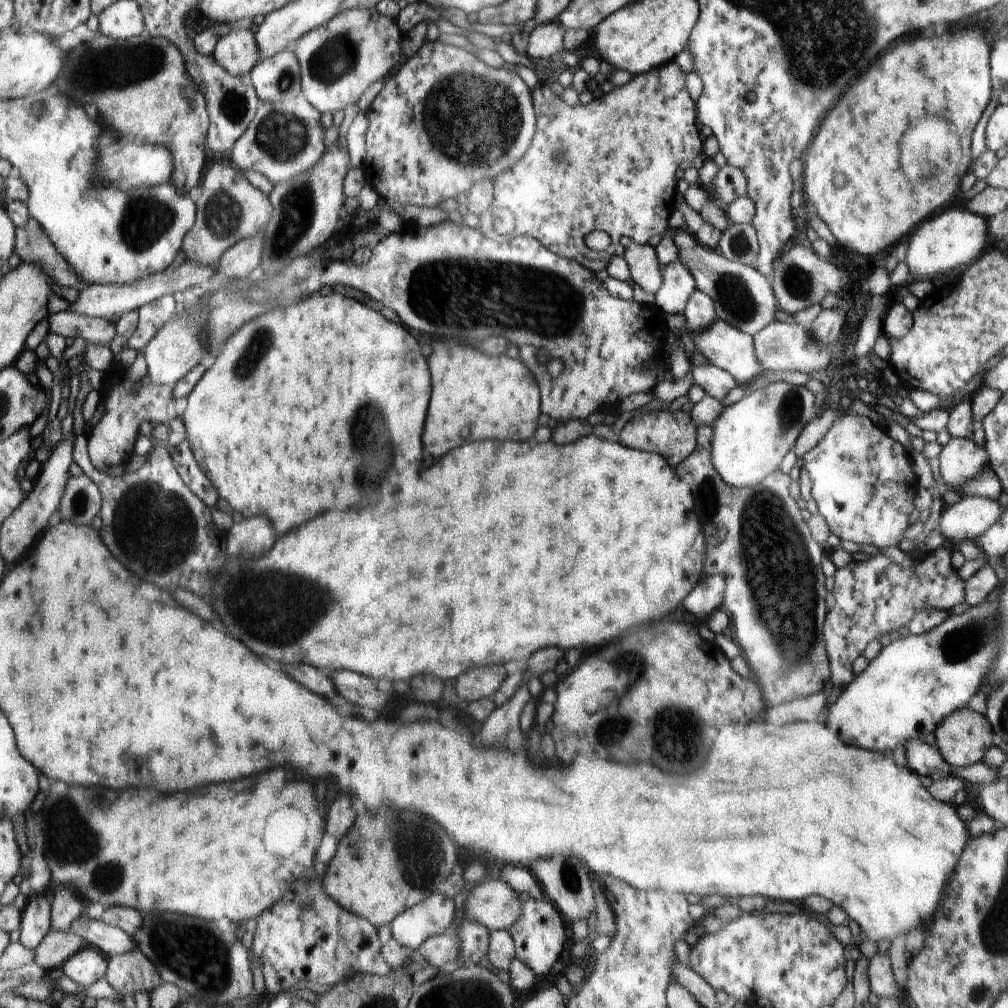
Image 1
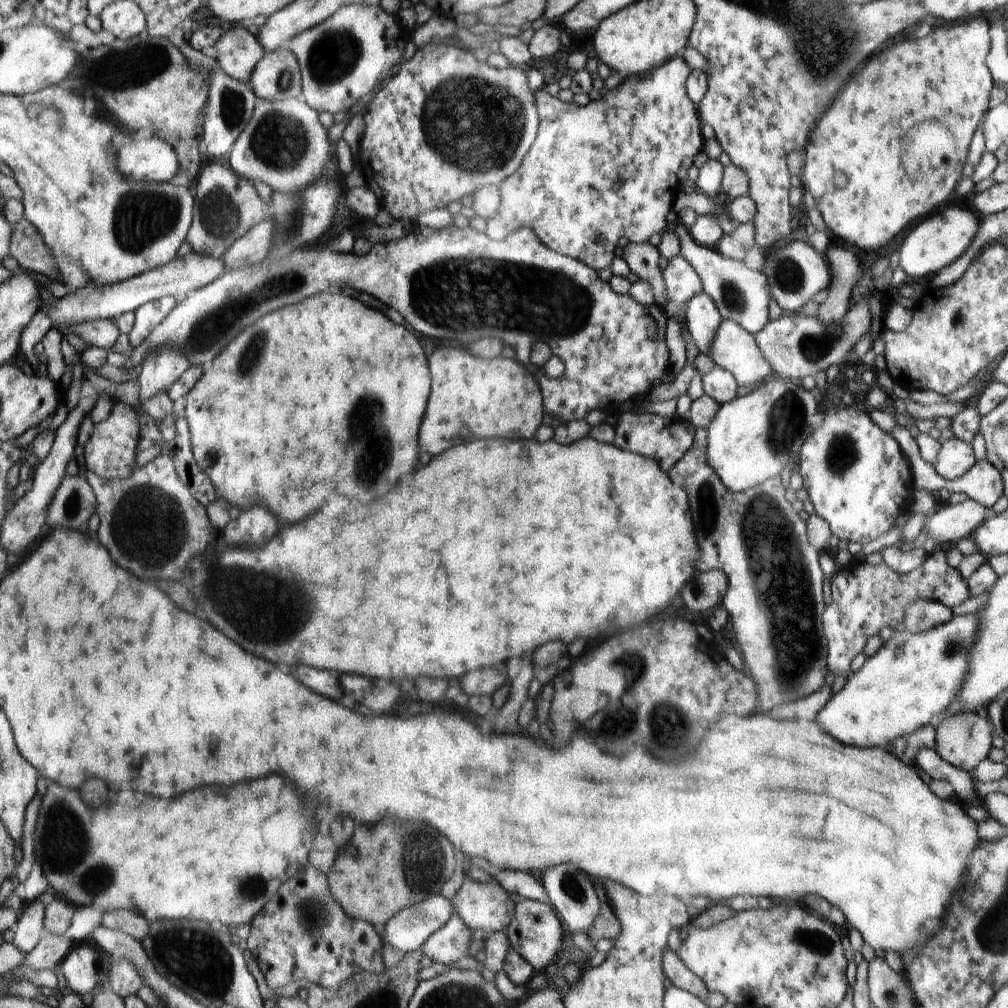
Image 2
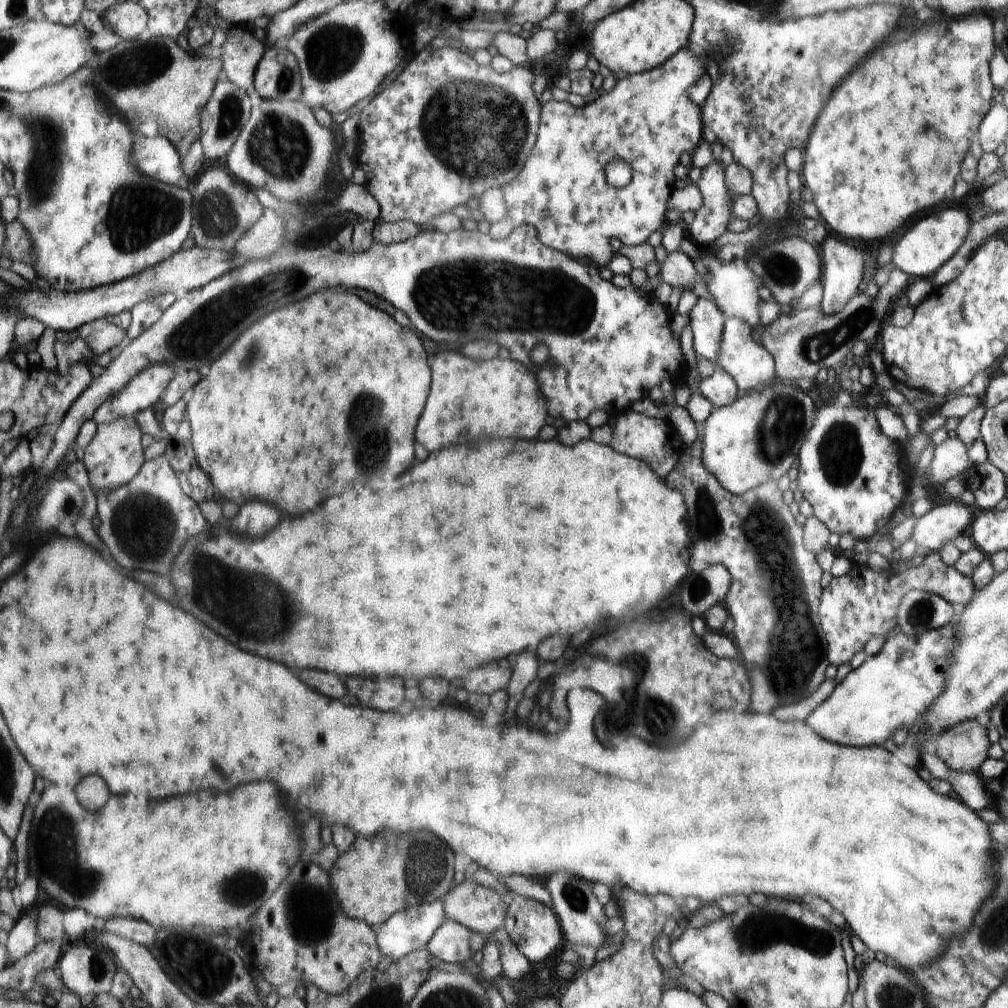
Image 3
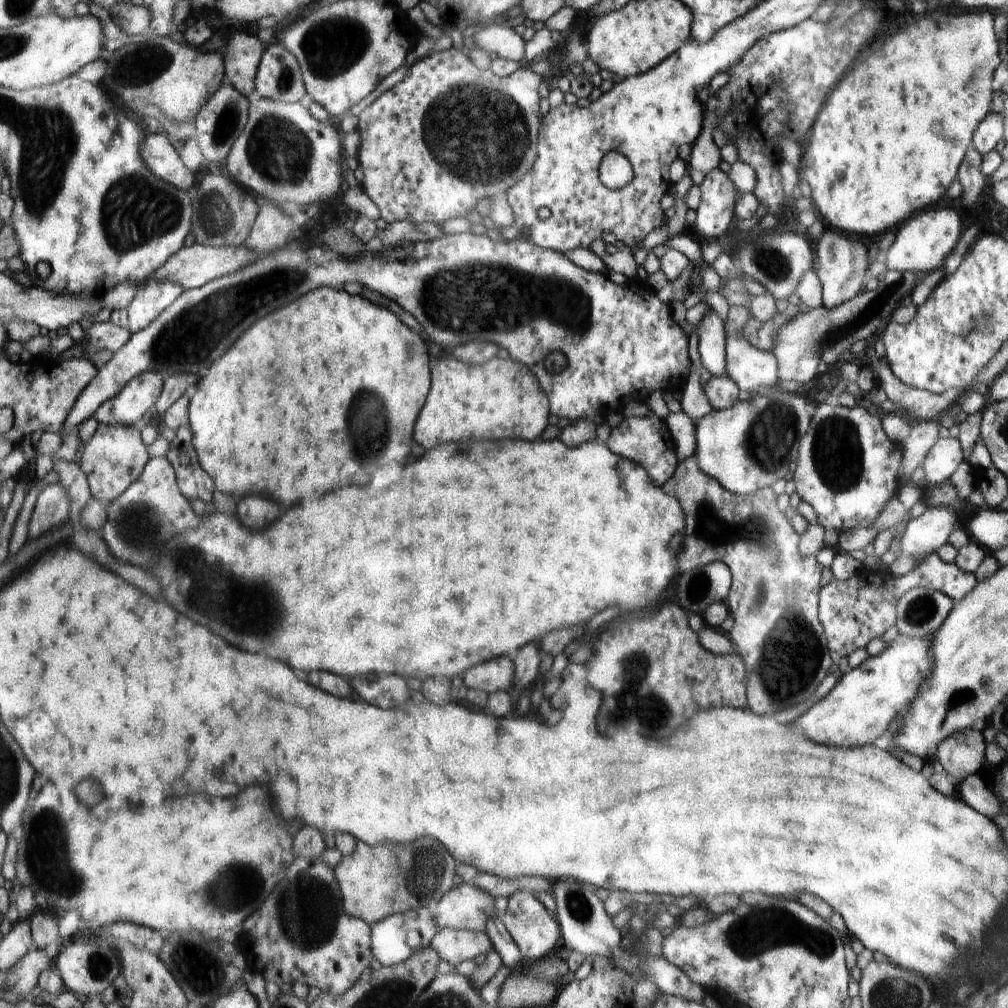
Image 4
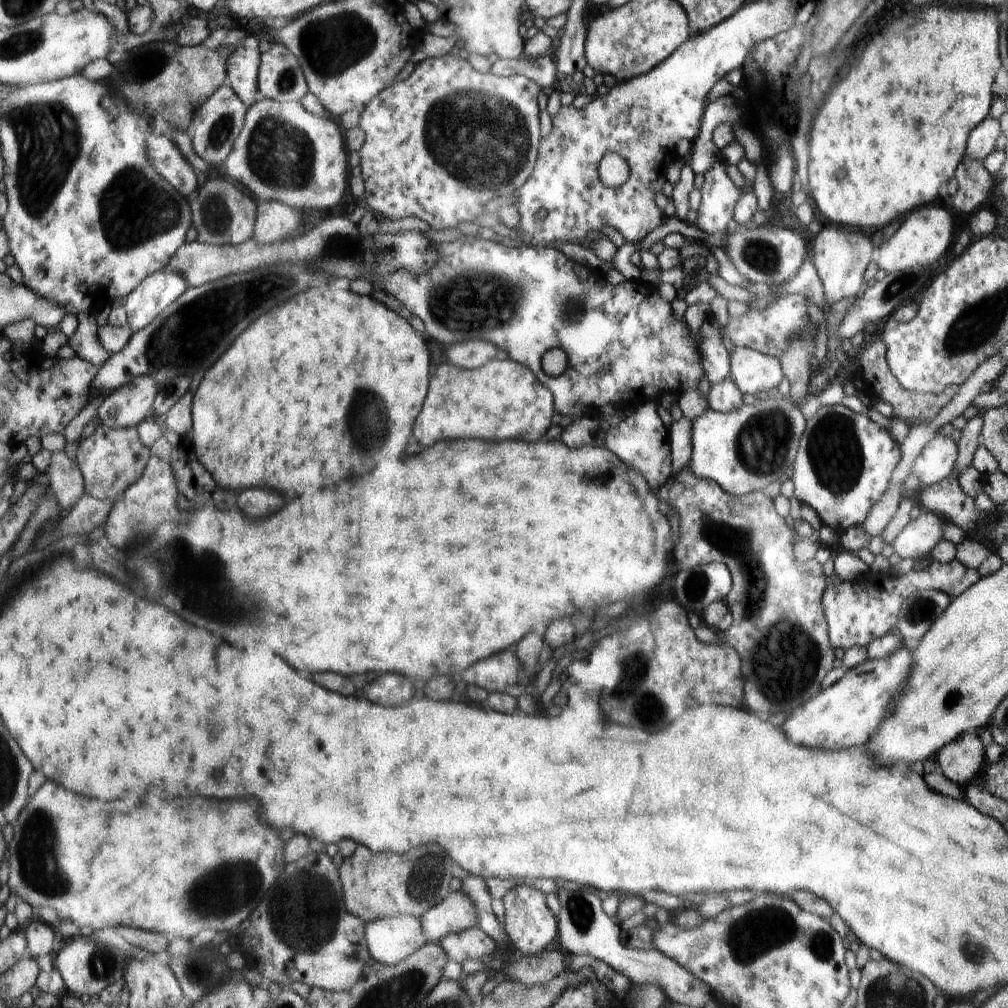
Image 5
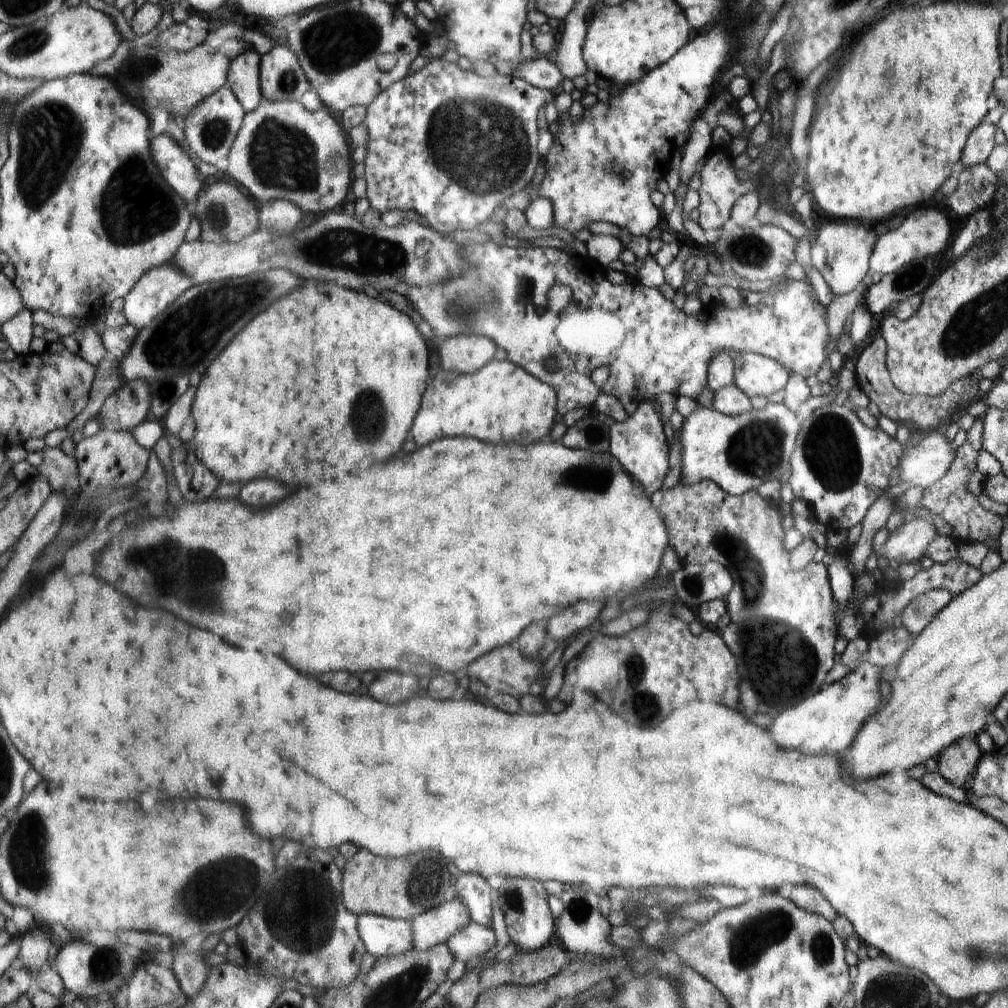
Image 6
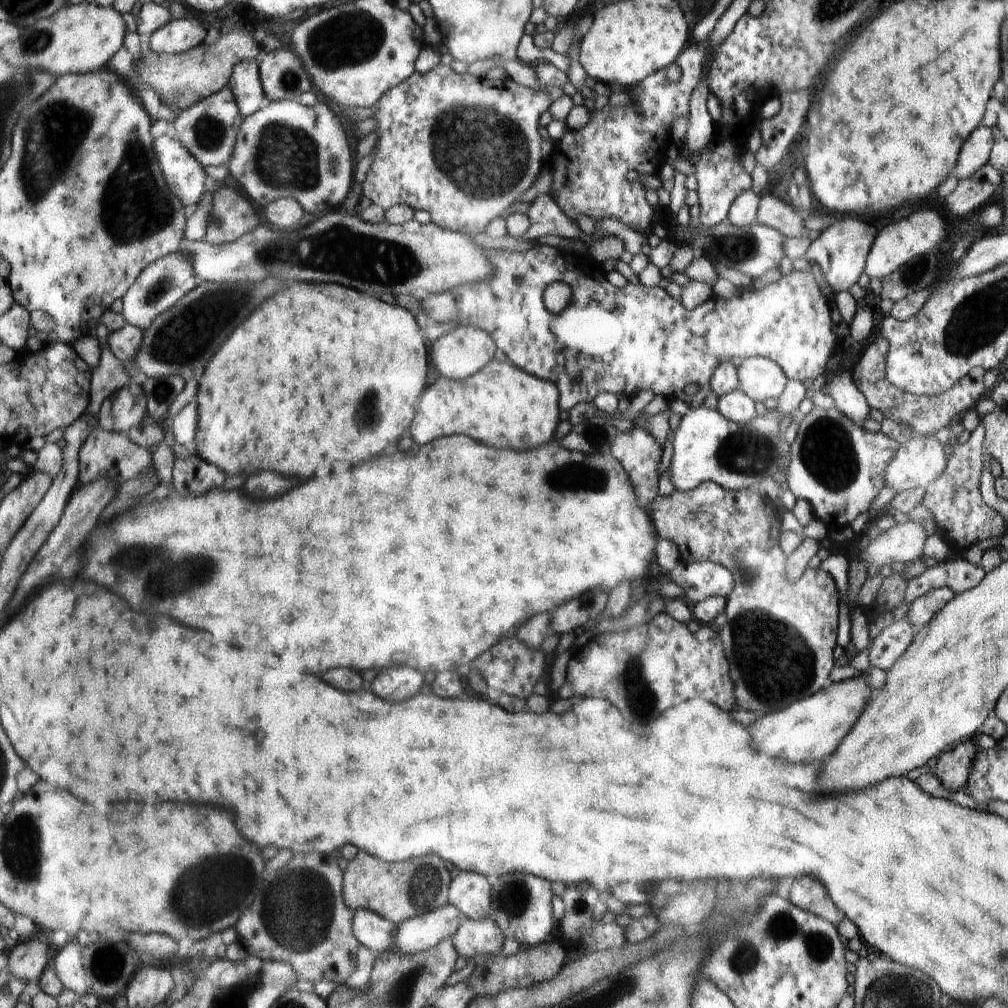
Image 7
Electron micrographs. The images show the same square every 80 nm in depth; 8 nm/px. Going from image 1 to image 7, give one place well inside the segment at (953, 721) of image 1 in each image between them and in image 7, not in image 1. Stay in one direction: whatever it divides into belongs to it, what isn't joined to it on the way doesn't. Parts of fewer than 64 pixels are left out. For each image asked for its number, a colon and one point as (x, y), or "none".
2: (964, 739)
3: (964, 747)
4: (962, 754)
5: (961, 761)
6: (956, 763)
7: (953, 767)

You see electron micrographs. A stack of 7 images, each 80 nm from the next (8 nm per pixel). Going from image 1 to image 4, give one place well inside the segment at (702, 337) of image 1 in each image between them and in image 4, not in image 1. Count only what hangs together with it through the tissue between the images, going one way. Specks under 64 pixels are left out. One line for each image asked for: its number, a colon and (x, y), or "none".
2: (733, 348)
3: (752, 367)
4: (753, 370)

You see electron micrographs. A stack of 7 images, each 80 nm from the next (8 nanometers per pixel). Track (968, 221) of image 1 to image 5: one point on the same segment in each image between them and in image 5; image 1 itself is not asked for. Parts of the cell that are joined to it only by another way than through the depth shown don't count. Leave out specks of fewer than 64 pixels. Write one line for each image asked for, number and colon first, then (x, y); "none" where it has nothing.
2: (935, 242)
3: (928, 242)
4: (922, 242)
5: (925, 234)

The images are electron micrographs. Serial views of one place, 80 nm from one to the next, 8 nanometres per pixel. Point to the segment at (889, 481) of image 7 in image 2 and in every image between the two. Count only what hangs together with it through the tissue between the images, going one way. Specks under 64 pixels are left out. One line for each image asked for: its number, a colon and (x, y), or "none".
2: (955, 457)
3: (950, 458)
4: (942, 460)
5: (936, 461)
6: (923, 465)

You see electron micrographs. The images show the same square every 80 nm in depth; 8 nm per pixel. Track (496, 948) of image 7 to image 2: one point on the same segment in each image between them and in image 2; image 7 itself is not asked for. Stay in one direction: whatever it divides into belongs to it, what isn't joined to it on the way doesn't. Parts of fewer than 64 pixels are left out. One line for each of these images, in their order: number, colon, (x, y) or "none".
2: (449, 943)
3: (452, 942)
4: (454, 945)
5: (474, 944)
6: (474, 941)

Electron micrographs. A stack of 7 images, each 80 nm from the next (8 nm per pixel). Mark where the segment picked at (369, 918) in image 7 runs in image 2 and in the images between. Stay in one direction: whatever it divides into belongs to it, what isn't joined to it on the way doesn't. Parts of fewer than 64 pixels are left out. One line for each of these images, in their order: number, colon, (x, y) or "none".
2: (408, 931)
3: (412, 929)
4: (396, 938)
5: (390, 940)
6: (382, 936)

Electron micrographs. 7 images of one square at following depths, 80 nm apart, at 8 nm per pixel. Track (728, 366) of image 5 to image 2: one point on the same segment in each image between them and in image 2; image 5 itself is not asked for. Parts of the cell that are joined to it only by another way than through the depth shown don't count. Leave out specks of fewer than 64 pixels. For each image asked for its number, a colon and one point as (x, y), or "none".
2: (702, 319)
3: (706, 320)
4: (711, 334)

